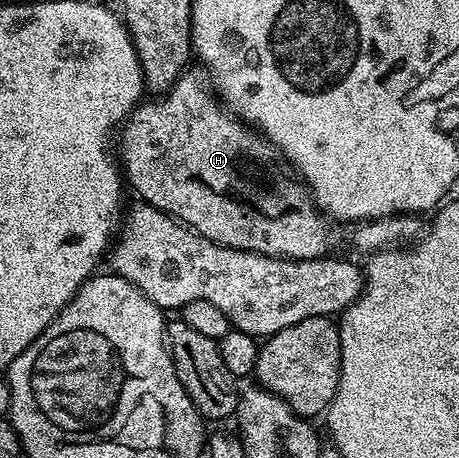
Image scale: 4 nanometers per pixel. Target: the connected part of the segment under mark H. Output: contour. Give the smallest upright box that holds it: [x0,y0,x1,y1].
[116,70,335,259]

